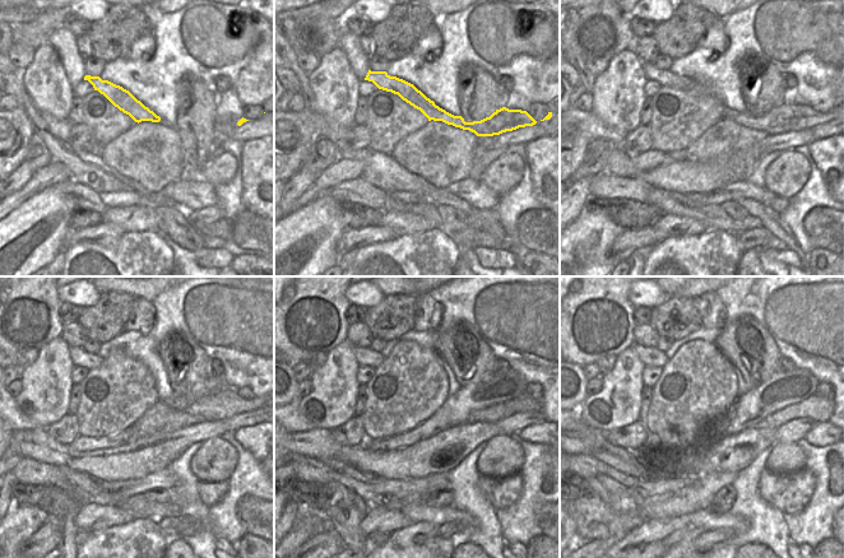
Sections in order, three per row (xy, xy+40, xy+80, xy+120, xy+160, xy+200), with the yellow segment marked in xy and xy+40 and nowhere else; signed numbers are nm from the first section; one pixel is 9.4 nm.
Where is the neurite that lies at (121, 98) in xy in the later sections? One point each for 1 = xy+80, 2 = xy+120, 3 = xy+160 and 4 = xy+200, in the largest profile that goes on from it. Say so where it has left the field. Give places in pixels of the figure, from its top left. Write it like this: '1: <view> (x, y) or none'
1: xy+80 (787, 117)
2: xy+120 (221, 405)
3: xy+160 (365, 356)
4: xy+200 (650, 356)

